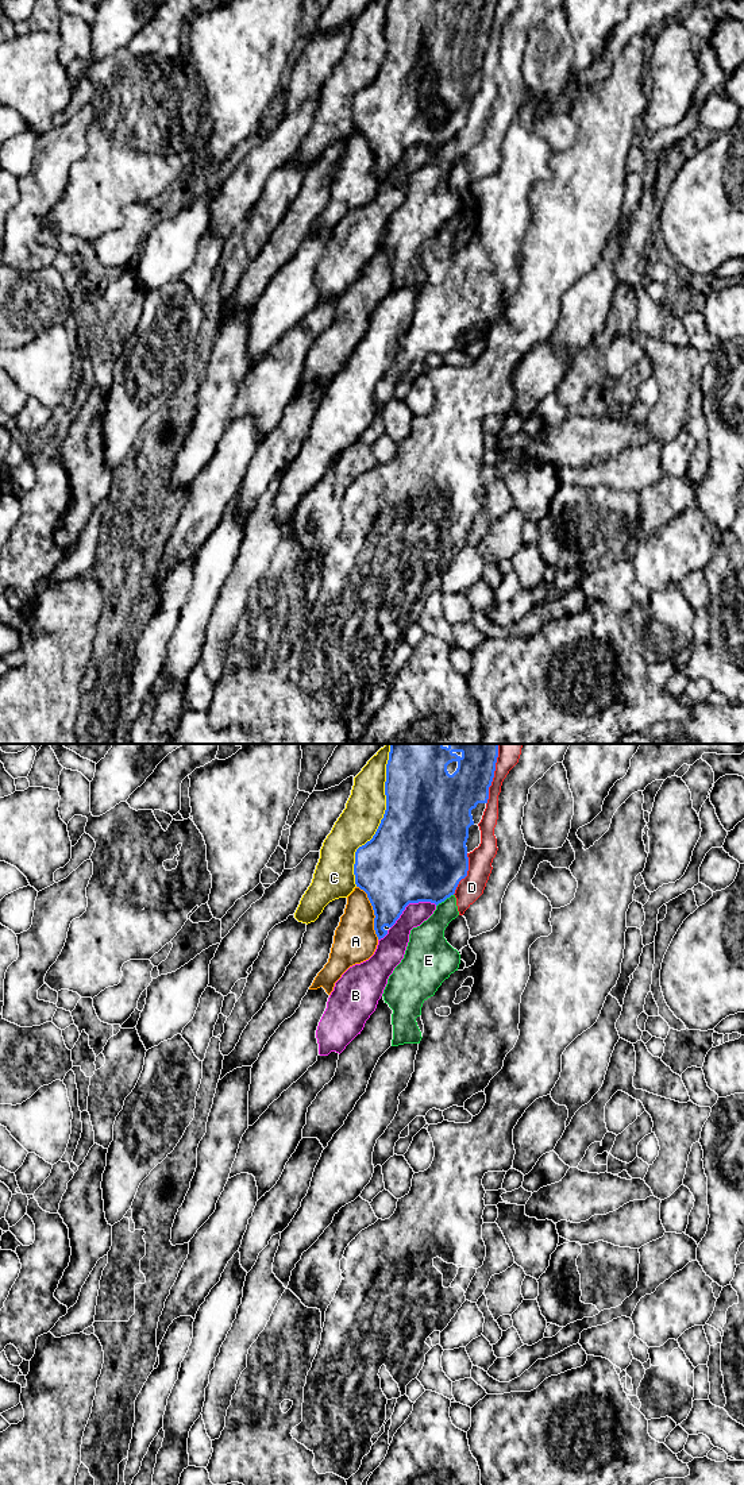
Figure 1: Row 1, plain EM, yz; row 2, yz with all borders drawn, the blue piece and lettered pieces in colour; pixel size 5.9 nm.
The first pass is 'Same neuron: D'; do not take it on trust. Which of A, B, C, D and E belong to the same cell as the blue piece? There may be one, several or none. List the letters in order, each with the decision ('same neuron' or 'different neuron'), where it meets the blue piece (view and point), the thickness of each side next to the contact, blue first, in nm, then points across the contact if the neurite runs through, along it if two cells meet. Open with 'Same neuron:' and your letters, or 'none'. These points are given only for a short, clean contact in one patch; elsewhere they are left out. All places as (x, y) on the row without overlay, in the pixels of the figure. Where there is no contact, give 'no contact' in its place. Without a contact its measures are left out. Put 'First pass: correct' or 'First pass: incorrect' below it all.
Same neuron: none
A: different neuron | yz (374, 155) | 380/260 nm
B: different neuron | yz (411, 146) | 500/140 nm
C: different neuron | yz (381, 66) | 500/240 nm
D: different neuron | yz (492, 24) | 260/100 nm
E: different neuron | yz (444, 143) | 460/180 nm
First pass: incorrect

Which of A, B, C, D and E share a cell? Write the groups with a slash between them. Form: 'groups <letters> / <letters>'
groups A / B / C / D E

